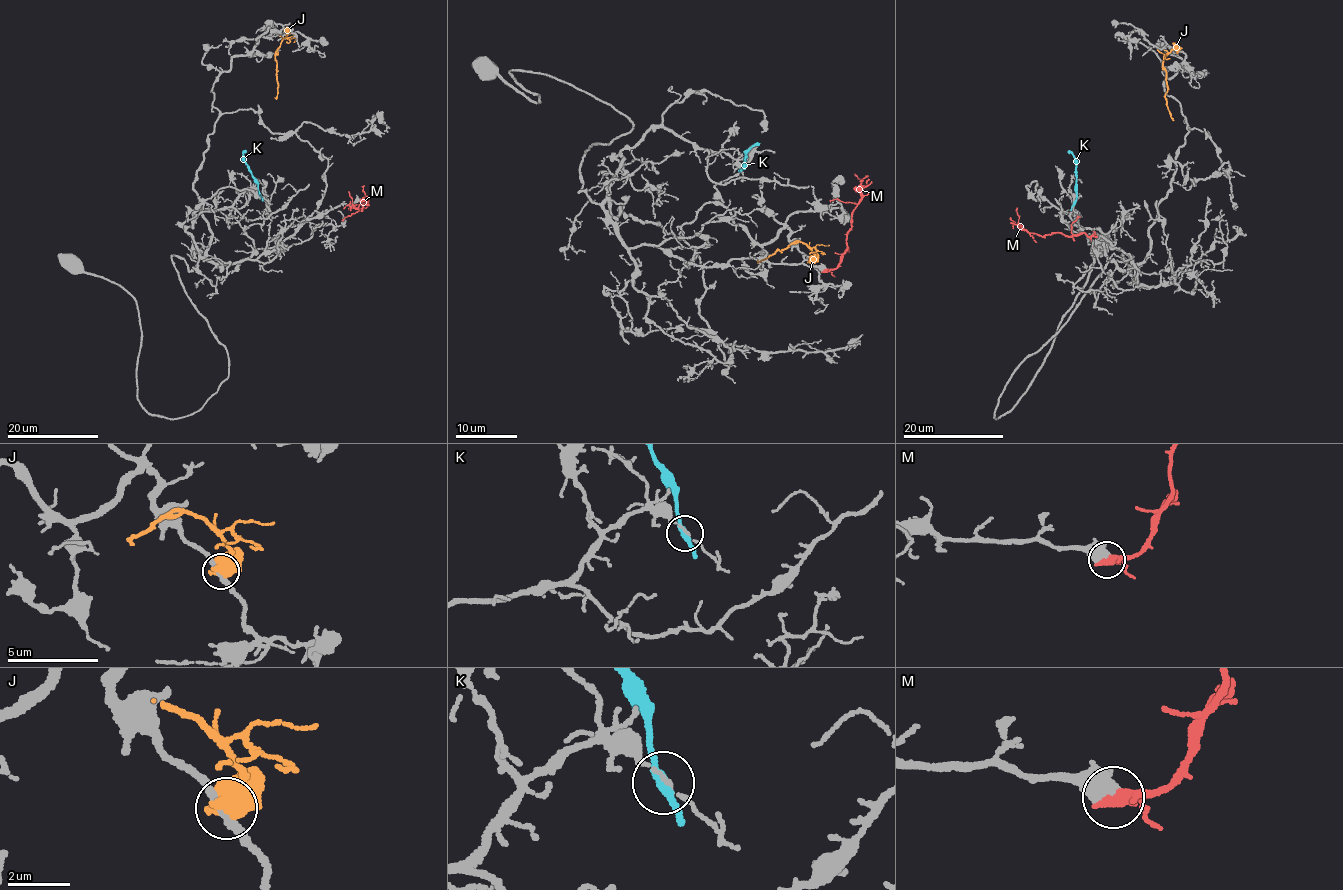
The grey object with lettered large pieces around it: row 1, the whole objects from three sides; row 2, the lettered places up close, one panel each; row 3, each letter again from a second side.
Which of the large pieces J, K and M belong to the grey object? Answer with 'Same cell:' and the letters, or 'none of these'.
Same cell: M

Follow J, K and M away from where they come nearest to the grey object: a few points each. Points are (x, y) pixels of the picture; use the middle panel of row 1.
J: (811, 261), (811, 249), (798, 241), (757, 263)
K: (739, 170), (745, 168), (746, 151), (759, 143)
M: (825, 270), (836, 267), (847, 248), (851, 212), (868, 178)

